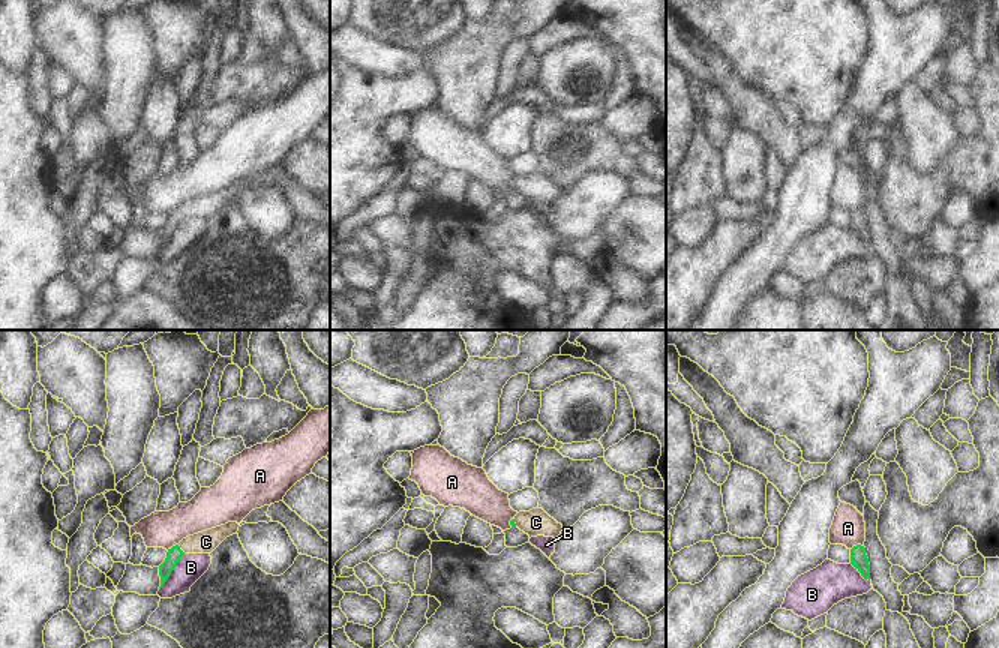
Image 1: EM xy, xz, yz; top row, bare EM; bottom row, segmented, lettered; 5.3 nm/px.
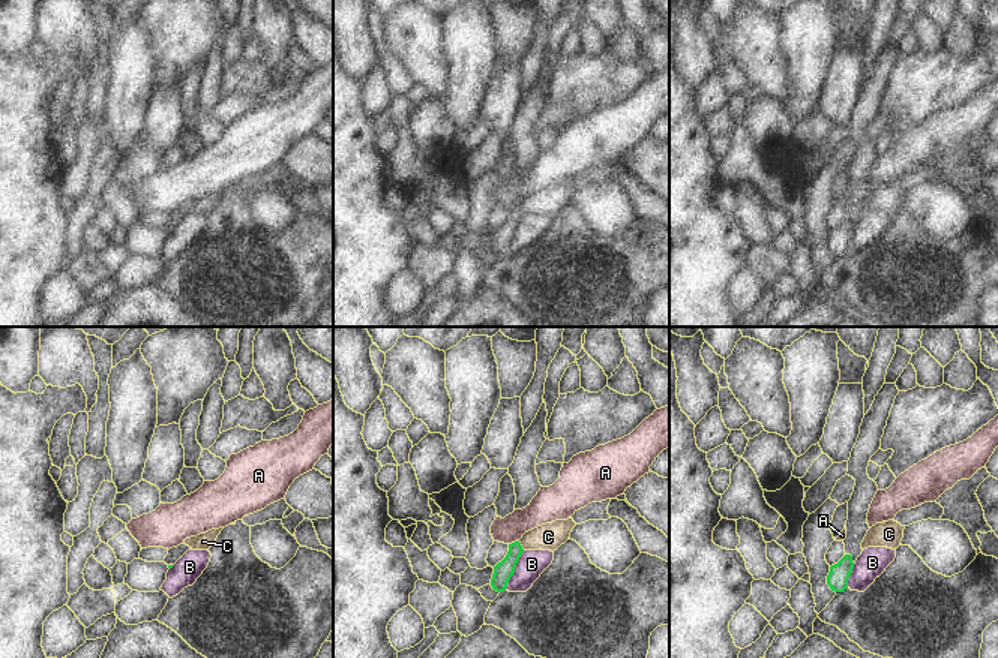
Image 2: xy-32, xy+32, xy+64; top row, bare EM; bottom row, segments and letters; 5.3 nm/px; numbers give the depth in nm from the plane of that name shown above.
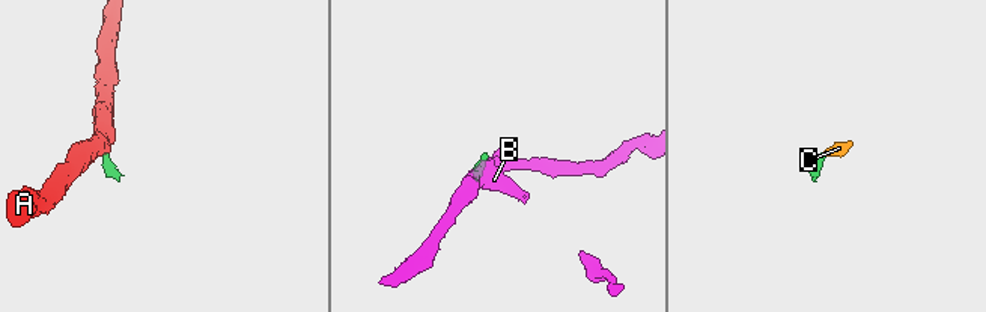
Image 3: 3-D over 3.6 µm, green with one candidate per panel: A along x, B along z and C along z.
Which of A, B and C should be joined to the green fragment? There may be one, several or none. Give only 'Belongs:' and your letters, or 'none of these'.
Belongs: C

